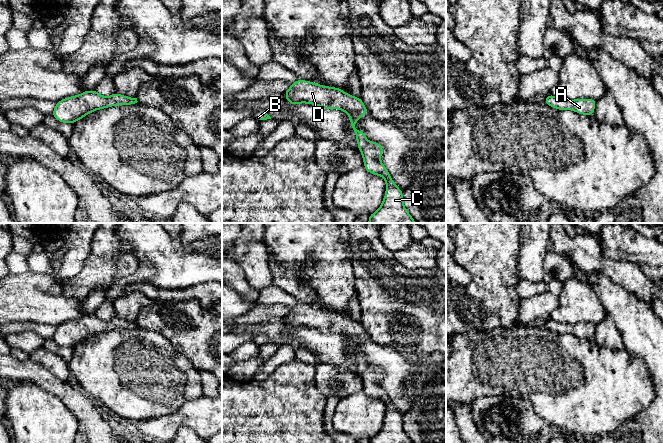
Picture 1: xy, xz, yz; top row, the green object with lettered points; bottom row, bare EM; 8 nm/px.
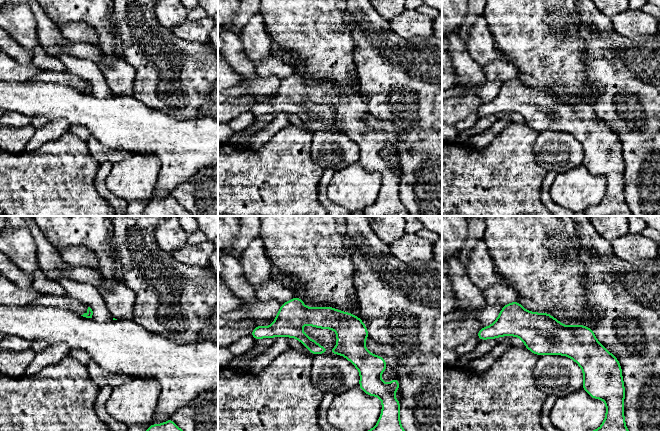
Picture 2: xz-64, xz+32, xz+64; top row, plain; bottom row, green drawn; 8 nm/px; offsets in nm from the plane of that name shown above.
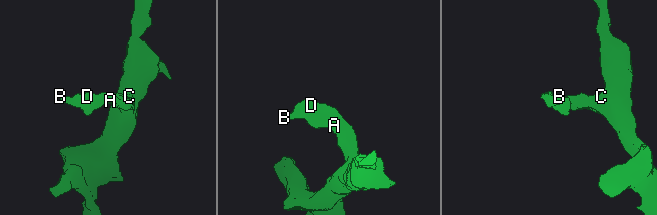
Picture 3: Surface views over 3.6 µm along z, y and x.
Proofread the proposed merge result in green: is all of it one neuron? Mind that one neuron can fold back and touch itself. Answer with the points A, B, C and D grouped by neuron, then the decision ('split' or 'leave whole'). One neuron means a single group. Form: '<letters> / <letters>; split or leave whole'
A B C D; leave whole

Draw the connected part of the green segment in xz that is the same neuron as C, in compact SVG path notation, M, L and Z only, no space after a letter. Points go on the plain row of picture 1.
M299 303L284 319L291 329L308 327L324 333L346 335L357 362L358 372L363 380L363 390L371 398L382 400L386 405L386 419L382 429L376 436L369 439L369 443L413 443L404 431L402 414L395 409L388 394L380 385L383 370L376 366L368 366L365 357L355 352L357 344L363 338L369 337L361 322L353 321L339 312L326 311Z

